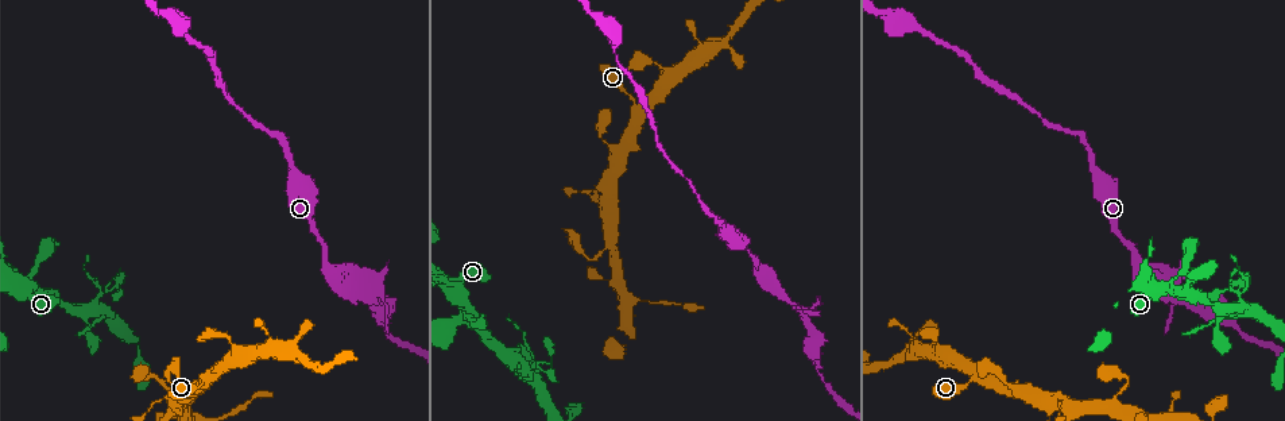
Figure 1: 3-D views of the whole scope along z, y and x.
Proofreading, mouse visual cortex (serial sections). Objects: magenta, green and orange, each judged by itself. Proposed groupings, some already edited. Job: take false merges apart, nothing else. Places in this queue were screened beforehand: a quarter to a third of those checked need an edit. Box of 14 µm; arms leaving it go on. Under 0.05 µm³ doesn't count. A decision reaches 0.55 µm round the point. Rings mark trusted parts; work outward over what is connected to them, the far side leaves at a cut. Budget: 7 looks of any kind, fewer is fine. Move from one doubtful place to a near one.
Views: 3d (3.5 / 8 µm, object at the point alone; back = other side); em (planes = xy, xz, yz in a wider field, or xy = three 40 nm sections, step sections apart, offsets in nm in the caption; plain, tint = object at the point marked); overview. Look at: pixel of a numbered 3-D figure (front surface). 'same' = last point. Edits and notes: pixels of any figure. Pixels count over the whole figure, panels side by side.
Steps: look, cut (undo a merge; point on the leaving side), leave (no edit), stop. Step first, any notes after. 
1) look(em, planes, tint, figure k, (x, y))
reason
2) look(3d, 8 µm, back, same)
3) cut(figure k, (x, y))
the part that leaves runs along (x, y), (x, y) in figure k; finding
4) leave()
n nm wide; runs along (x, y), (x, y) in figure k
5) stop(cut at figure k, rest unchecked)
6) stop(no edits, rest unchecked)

look(3d, 3.5 µm, back, figure 1, (986, 368))
sharp bend

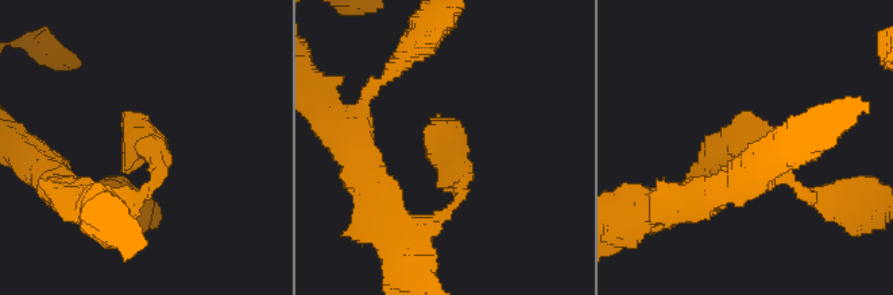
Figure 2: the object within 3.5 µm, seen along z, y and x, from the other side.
look(em, xy, step 3, tint, figure 2, (746, 140))

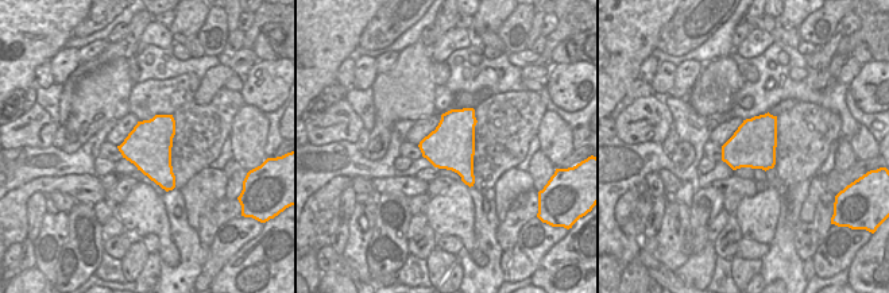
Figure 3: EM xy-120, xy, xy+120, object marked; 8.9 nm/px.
leave()
continuous, no second cell

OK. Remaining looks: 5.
look(3d, 3.5 µm, figure 1, (1160, 280))
sudden change in width

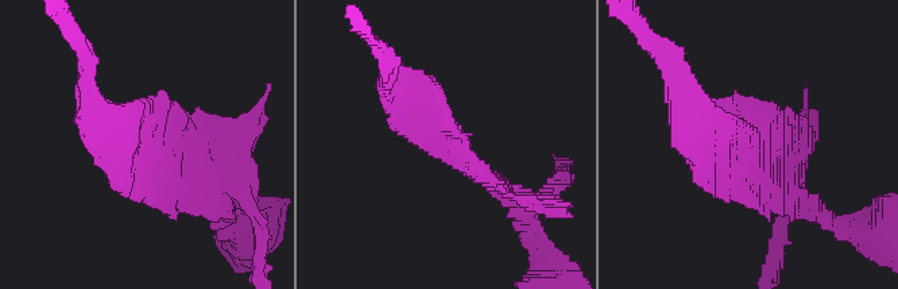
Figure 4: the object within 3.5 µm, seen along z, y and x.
look(em, planes, tint, figure 4, (742, 148))
shape alone is not enough

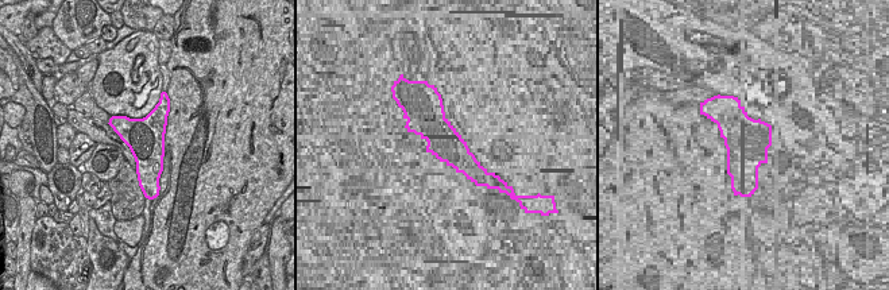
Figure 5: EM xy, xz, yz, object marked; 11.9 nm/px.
leave()
continuous, no second cell

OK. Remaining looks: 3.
look(em, xy, step 5, tint, figure 1, (120, 285))
abrupt turn

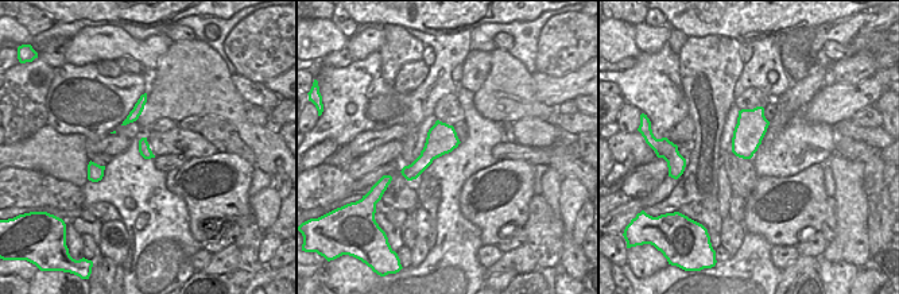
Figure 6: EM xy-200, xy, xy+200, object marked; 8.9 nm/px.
look(3d, 3.5 µm, same)
see where the arms go

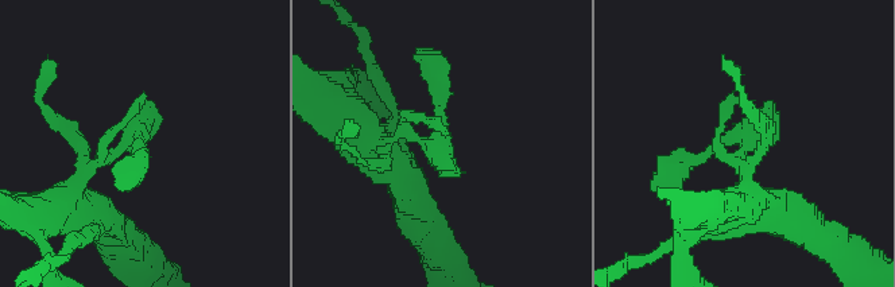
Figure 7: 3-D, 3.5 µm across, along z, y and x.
leave()
runs along (375, 142), (442, 135), (429, 58) in figure 7; all the same cell

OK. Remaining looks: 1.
stop(no edits, rest unchecked)

